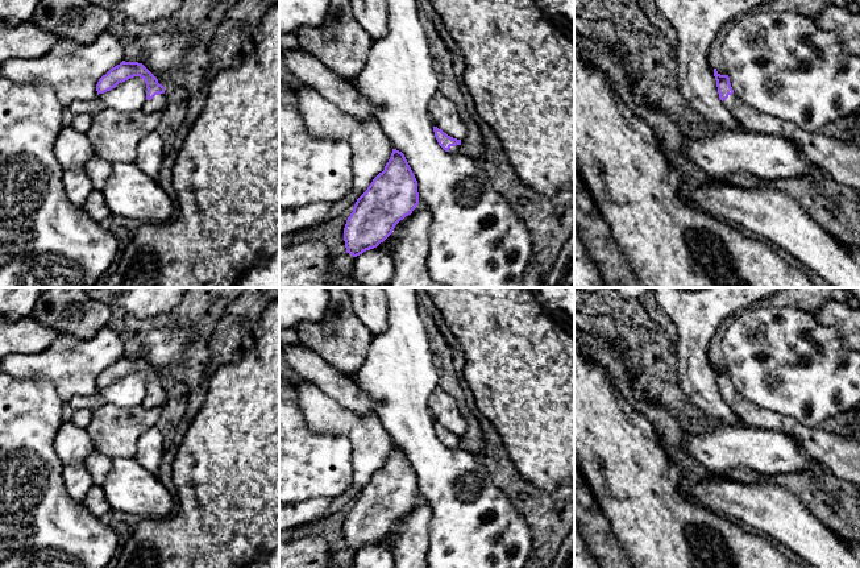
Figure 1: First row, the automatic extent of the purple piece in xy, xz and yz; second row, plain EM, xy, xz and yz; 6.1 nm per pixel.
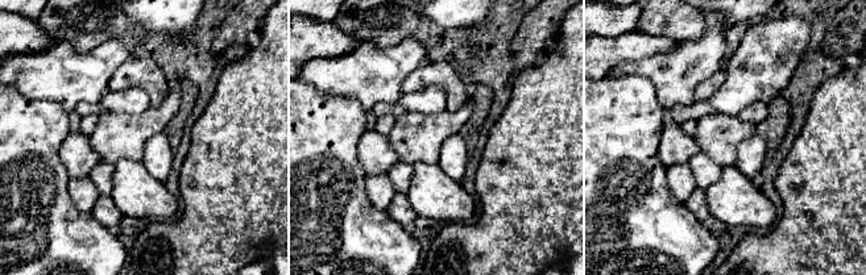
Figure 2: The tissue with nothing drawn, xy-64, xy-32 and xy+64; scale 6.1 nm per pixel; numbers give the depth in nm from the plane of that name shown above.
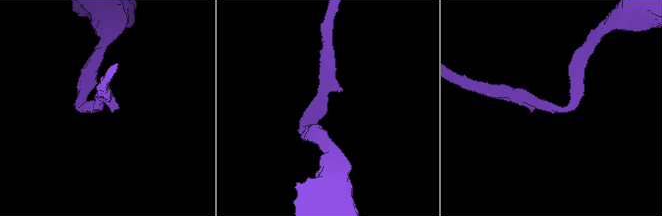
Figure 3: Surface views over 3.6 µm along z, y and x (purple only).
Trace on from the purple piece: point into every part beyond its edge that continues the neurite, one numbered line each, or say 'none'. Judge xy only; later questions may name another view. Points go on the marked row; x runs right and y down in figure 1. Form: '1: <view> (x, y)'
1: xy (158, 103)

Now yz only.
1: yz (839, 160)

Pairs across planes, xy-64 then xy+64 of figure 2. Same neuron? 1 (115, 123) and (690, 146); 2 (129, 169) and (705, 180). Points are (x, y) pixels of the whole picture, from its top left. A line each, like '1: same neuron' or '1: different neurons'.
1: different neurons
2: different neurons

